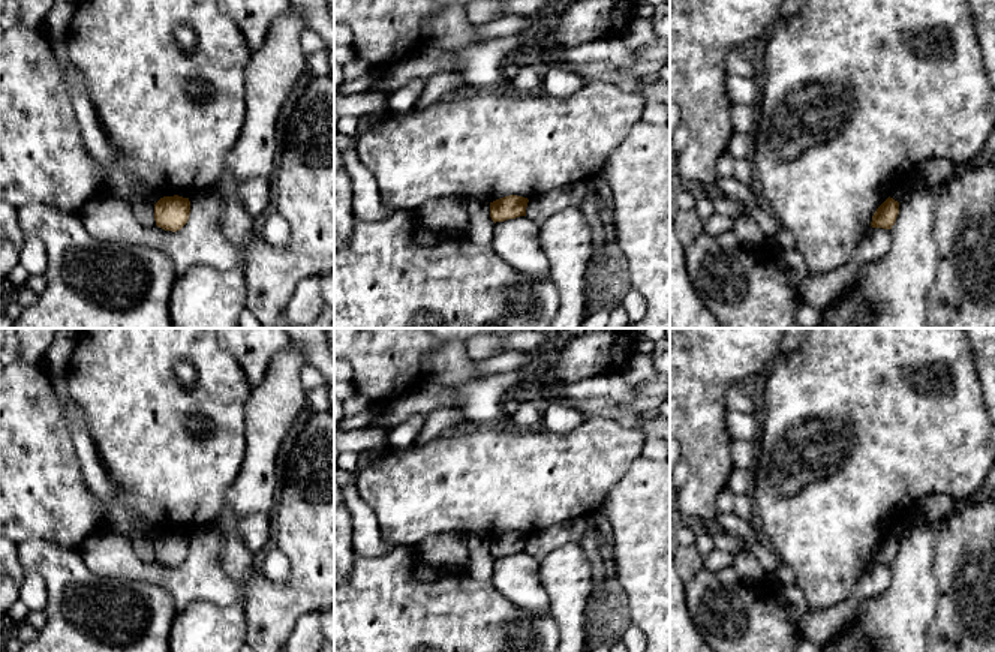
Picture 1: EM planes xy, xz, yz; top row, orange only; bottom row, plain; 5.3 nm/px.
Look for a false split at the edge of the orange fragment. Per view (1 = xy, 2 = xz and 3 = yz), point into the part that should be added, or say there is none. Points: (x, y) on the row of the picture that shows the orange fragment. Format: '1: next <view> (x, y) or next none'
1: next none
2: next none
3: next none

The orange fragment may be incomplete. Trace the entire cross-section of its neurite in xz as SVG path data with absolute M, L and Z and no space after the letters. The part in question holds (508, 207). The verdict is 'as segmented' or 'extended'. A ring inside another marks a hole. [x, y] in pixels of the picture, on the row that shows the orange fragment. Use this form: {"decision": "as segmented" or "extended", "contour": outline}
{"decision": "as segmented", "contour": "M517 195L503 196L490 202L490 217L496 222L526 216L529 199Z"}

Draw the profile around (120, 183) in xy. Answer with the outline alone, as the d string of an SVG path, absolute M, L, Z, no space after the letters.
M55 36L52 39L52 49L72 99L82 139L91 157L108 169L108 192L115 193L132 205L136 202L150 202L154 205L165 195L135 181L129 174L123 172L117 166L111 148L108 147L105 135L99 126L90 96L81 85L69 79L67 72L70 70L70 60L67 55L67 37Z

